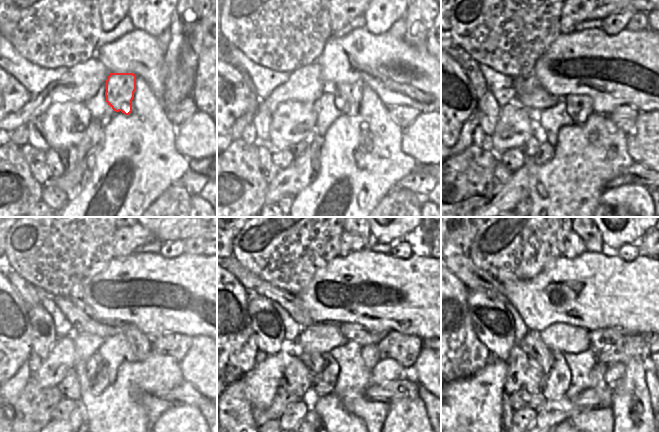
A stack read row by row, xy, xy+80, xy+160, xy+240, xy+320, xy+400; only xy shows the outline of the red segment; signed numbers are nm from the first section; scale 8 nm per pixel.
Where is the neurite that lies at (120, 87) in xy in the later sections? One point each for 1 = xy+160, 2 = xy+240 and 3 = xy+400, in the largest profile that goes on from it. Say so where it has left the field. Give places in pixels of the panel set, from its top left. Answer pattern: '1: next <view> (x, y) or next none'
1: next xy+160 (579, 107)
2: next xy+240 (140, 344)
3: next xy+400 (597, 373)

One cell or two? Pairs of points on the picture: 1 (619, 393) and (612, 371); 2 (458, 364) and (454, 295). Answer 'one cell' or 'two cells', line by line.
1: two cells
2: one cell

